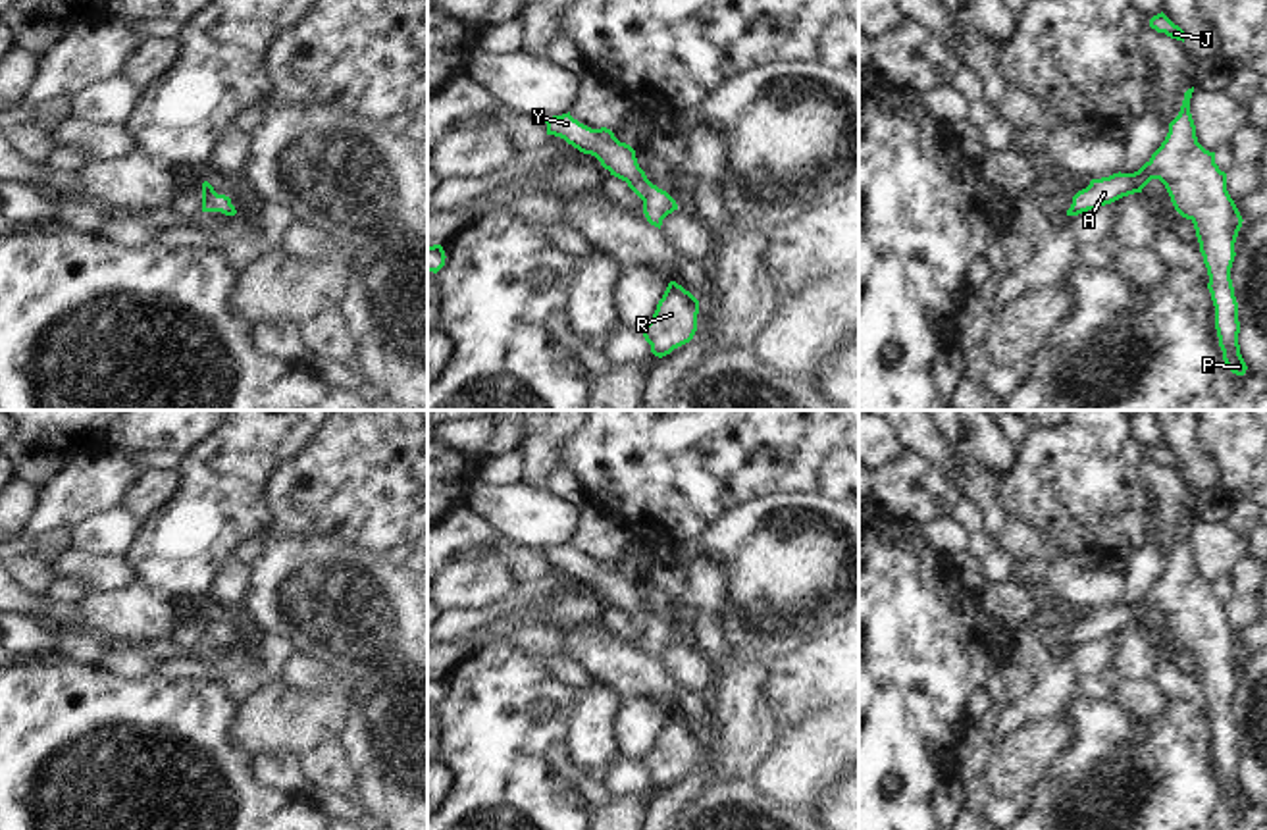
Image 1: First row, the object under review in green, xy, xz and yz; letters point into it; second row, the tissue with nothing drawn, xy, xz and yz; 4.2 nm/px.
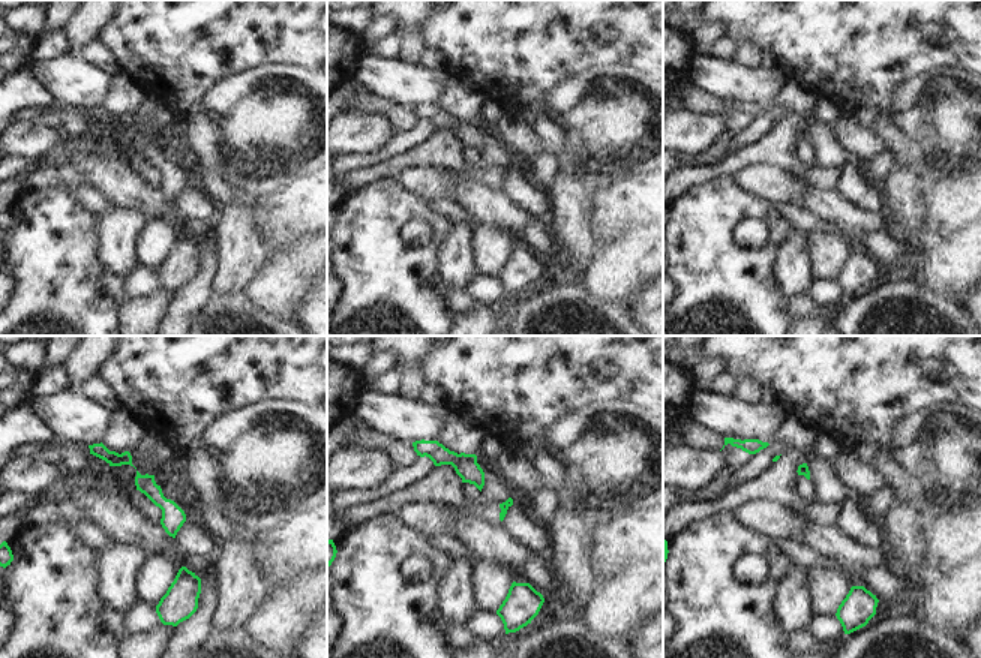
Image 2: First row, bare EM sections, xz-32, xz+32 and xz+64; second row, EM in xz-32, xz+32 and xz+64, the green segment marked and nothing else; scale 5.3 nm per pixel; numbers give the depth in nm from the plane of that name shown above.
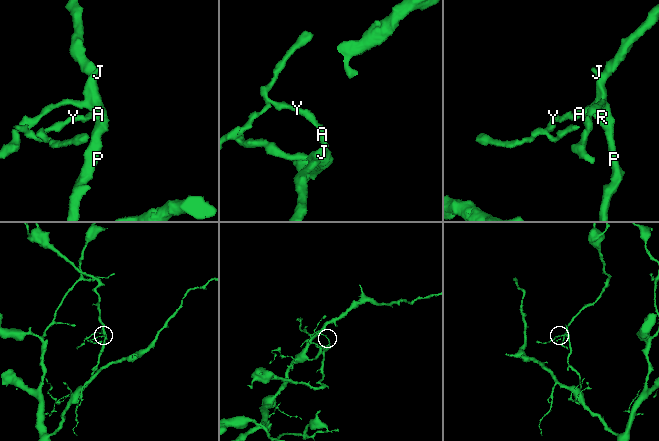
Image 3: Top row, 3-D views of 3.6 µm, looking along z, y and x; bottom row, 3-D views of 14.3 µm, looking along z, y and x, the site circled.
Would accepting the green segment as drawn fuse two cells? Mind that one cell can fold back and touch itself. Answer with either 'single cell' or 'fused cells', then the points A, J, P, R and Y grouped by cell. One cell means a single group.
single cell; A J P R Y

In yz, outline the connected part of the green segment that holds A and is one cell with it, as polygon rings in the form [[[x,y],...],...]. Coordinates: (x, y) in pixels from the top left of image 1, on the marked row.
[[[1194,87],[1184,92],[1180,112],[1169,123],[1165,141],[1138,171],[1092,179],[1073,196],[1067,216],[1078,216],[1142,193],[1151,179],[1159,179],[1175,210],[1194,223],[1209,275],[1207,289],[1215,306],[1223,360],[1232,374],[1244,376],[1248,366],[1240,354],[1238,302],[1230,279],[1234,243],[1244,220],[1227,191],[1227,173],[1215,164],[1215,152],[1198,143],[1190,114],[1192,92]]]

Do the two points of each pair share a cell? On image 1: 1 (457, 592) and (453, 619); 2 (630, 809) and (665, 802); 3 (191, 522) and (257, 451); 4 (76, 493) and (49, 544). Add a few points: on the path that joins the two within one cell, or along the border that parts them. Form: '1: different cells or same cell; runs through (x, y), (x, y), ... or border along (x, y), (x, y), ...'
1: different cells; border along (499, 601), (488, 607), (447, 611)
2: different cells; border along (659, 790), (646, 809)
3: same cell; runs through (208, 505), (239, 468)
4: different cells; border along (72, 526), (51, 526), (31, 536)

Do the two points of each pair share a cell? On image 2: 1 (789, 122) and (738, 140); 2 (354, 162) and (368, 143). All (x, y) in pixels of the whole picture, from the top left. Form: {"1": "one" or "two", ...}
{"1": "two", "2": "two"}

